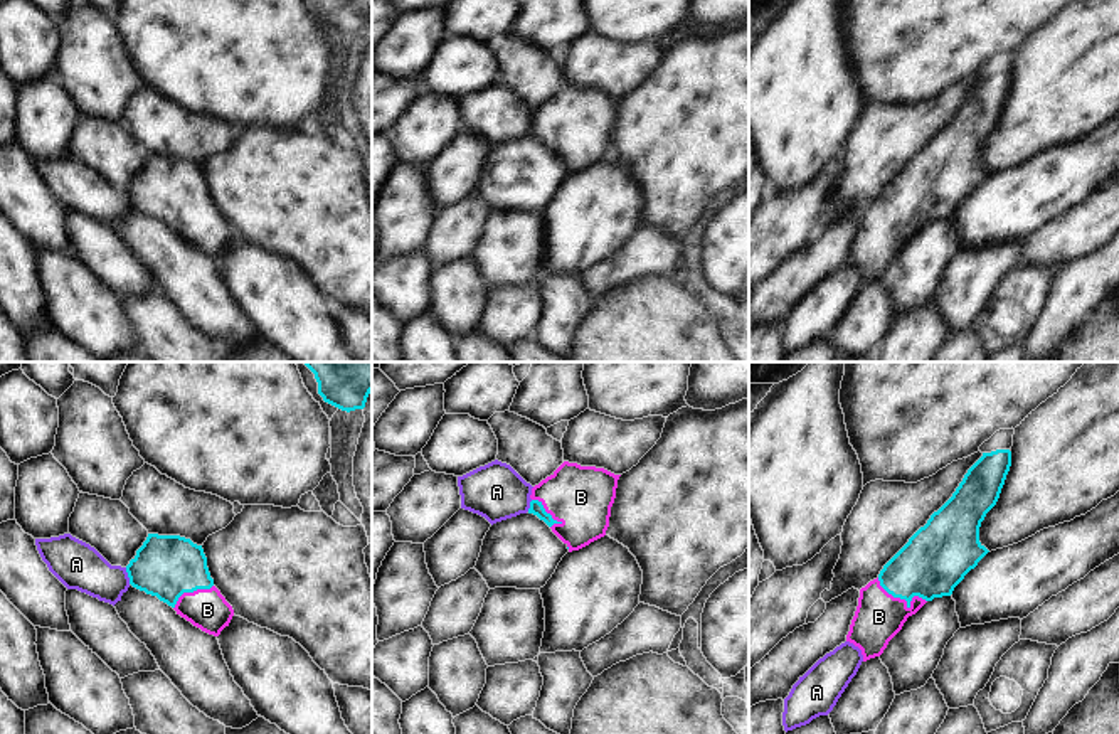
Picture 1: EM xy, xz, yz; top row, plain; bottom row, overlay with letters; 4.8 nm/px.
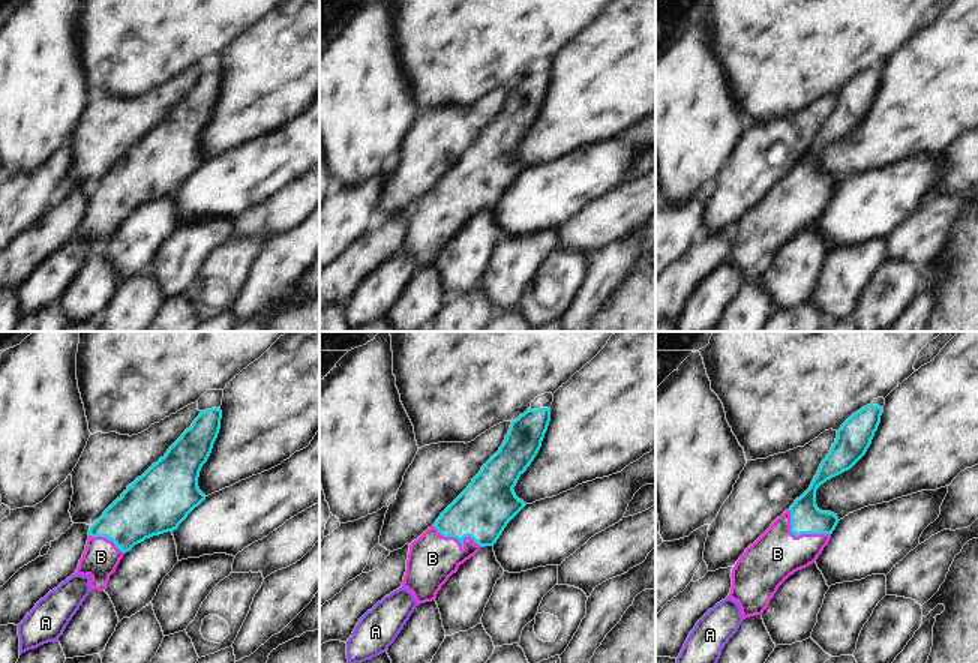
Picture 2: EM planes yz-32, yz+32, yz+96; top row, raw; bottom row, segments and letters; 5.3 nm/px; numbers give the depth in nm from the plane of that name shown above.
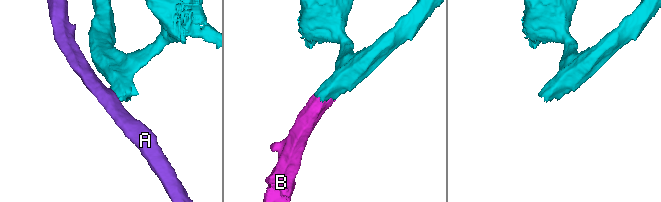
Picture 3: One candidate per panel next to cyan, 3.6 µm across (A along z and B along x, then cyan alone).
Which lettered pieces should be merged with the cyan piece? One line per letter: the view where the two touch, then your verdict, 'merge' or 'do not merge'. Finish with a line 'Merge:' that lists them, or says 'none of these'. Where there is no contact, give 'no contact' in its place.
A: contact in xy; do not merge
B: contact in yz; merge
Merge: B

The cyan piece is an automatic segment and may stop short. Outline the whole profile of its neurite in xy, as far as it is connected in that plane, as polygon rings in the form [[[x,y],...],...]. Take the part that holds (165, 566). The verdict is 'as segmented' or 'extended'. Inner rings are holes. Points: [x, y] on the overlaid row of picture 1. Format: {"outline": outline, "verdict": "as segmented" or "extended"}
{"outline": [[[148,534],[126,572],[133,588],[156,596],[209,635],[219,636],[234,616],[214,586],[202,545],[190,539]]], "verdict": "extended"}

